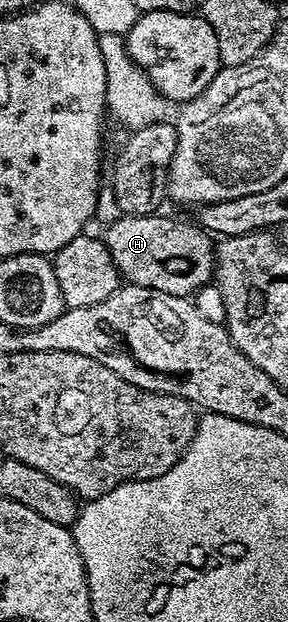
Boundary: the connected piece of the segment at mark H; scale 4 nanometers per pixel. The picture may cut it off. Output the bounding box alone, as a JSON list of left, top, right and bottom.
[104,213,214,296]

